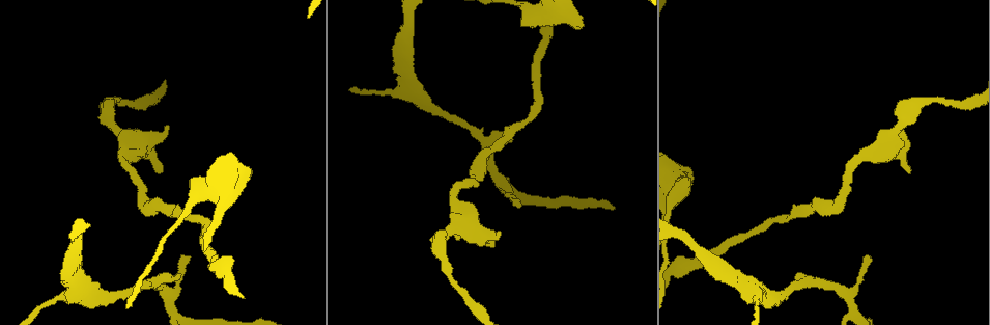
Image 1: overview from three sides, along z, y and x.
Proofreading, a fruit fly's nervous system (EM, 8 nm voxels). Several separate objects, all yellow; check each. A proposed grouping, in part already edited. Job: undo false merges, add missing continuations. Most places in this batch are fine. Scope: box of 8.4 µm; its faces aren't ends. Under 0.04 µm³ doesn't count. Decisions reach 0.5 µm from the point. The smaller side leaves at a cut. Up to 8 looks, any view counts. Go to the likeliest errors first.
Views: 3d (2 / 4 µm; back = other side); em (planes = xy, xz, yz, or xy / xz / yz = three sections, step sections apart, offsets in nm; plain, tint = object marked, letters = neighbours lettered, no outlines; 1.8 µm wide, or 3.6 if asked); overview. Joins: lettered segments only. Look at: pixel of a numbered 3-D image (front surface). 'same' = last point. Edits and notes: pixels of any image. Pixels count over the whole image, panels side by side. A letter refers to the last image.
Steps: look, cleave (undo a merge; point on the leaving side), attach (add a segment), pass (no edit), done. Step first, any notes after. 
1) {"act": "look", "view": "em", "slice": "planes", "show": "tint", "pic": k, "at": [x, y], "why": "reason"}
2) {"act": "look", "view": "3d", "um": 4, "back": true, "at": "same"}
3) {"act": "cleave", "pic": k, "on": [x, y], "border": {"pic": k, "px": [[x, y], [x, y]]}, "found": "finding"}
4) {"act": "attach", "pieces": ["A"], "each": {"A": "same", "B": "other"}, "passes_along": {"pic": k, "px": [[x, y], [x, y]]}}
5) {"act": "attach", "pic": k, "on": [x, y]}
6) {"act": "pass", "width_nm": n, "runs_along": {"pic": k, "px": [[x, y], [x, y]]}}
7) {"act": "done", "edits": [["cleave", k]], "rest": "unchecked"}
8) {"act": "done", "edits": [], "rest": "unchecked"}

{"act": "look", "view": "em", "slice": "planes", "show": "letters", "pic": 1, "at": [180, 273], "why": "an open end"}

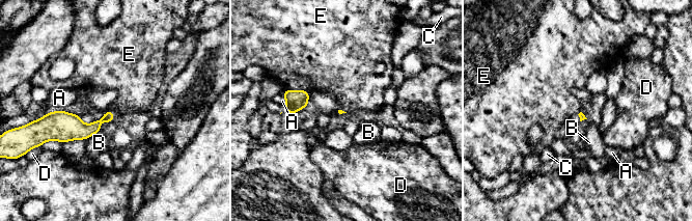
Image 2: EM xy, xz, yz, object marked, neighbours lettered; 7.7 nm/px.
{"act": "pass", "each": {"A": "other", "B": "other", "C": "other", "D": "other", "E": "other"}, "found": "none of them fits"}

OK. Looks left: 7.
{"act": "look", "view": "em", "slice": "planes", "show": "letters", "pic": 1, "at": [870, 255], "why": "tapers out"}

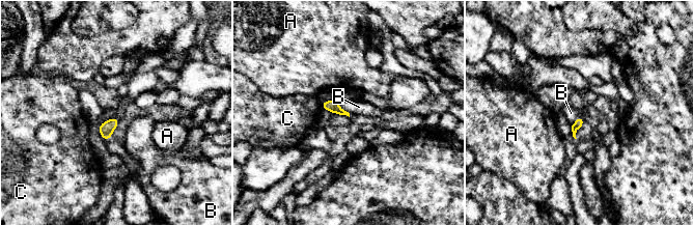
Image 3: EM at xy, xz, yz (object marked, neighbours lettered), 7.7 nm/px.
{"act": "pass", "each": {"A": "other", "B": "other", "C": "other"}, "found": "no lettered segment goes on from it"}

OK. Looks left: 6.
{"act": "look", "view": "3d", "um": 2, "pic": 1, "at": [581, 25], "why": "stops while still wide"}

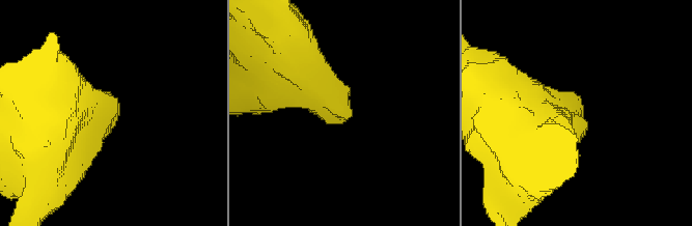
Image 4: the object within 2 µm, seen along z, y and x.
{"act": "look", "view": "em", "slice": "xy", "step": 8, "show": "tint", "pic": 4, "at": [345, 116]}

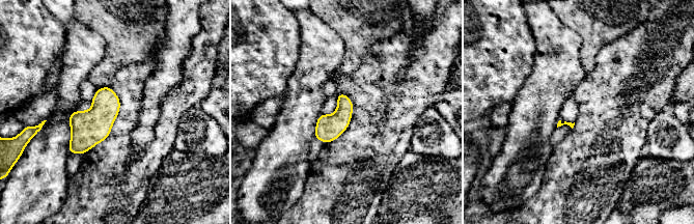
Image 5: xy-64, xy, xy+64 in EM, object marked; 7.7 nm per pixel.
{"act": "look", "view": "em", "slice": "xy", "step": 8, "show": "letters", "at": "same"}

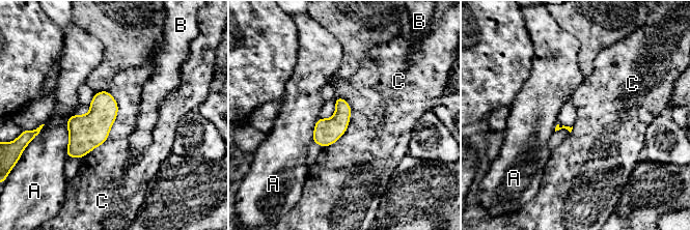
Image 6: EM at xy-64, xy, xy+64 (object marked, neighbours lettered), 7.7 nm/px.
{"act": "pass", "each": {"A": "other", "B": "other", "C": "other"}, "found": "none of them fits"}

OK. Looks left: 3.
{"act": "done", "edits": [], "rest": "unchecked"}

